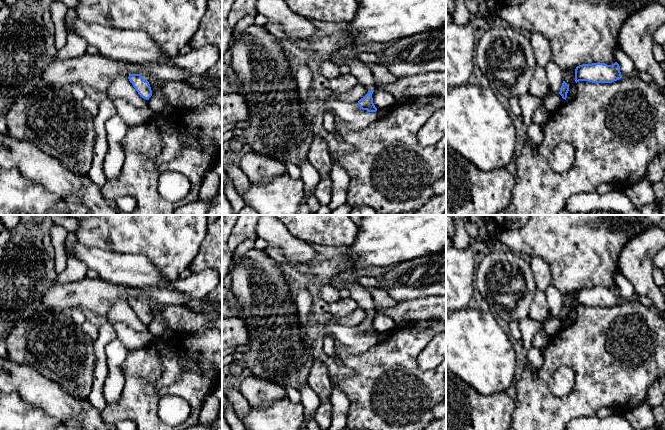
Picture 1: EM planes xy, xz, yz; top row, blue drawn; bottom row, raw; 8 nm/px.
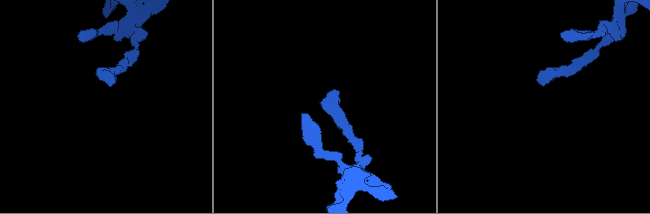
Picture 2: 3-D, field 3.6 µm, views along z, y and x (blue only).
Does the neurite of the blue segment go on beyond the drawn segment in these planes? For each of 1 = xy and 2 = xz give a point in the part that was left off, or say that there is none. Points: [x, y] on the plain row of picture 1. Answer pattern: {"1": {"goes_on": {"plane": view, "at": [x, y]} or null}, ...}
{"1": {"goes_on": null}, "2": {"goes_on": {"plane": "xz", "at": [358, 293]}}}

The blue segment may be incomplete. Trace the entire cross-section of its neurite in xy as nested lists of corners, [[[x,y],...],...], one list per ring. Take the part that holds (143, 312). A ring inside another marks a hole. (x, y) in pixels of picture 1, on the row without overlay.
[[[130,298],[128,303],[132,307],[138,318],[142,322],[149,324],[149,322],[152,320],[152,314],[149,306],[145,305],[143,300],[141,300],[140,298]]]

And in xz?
[[[348,284],[347,289],[352,298],[359,307],[367,311],[368,317],[358,325],[360,333],[368,336],[376,336],[377,332],[373,327],[372,318],[376,312],[375,303],[371,293],[361,284]]]

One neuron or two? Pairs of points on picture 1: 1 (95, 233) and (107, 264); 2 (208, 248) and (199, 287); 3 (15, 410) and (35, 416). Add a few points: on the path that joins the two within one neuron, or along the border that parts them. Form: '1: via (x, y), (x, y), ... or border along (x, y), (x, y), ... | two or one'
1: border along (78, 242), (87, 246), (104, 248), (124, 254) | two
2: border along (211, 268), (192, 273) | two
3: via (20, 415), (30, 416) | one

